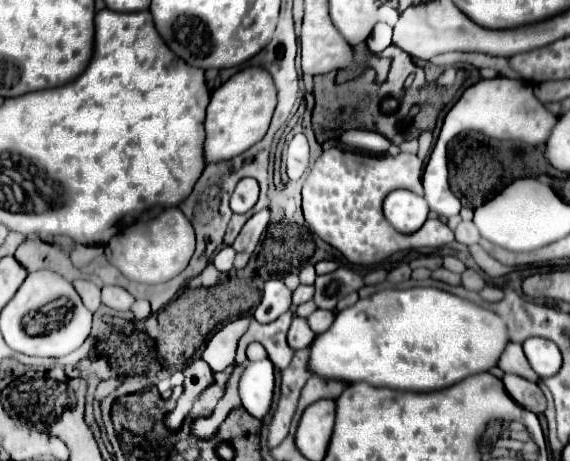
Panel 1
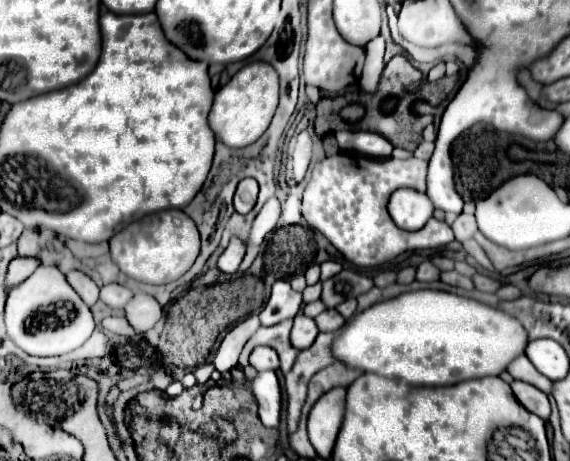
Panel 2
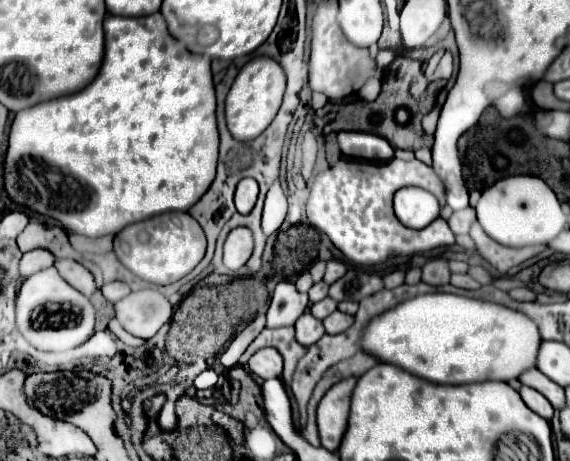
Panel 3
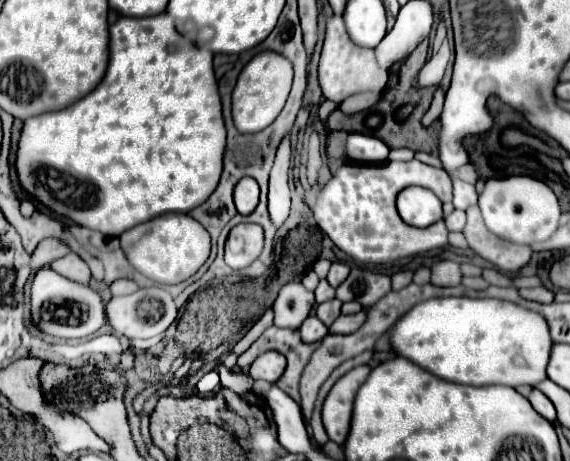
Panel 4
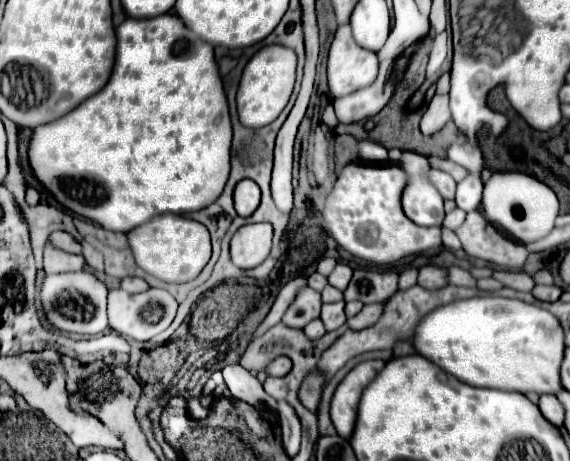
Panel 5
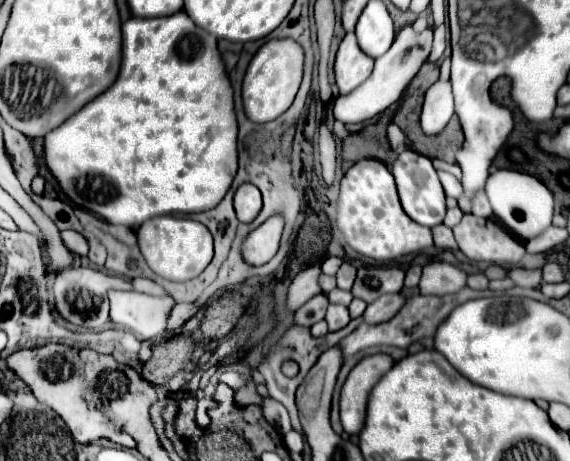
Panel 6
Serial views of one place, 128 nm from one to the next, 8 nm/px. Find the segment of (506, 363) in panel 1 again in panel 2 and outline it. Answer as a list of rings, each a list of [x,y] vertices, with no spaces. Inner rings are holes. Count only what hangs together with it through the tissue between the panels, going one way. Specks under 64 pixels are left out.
[[[520,356],[516,358],[510,366],[508,366],[508,372],[512,374],[514,380],[522,380],[522,382],[528,382],[532,386],[536,386],[538,390],[542,390],[544,394],[552,394],[552,380],[544,378],[544,374],[540,374],[532,362],[526,358],[526,356]]]

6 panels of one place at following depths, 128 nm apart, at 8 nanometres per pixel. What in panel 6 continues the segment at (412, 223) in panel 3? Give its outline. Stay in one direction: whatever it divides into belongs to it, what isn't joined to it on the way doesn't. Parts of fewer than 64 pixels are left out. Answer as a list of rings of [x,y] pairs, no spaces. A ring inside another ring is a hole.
[[[406,150],[402,152],[394,164],[392,164],[392,174],[396,178],[396,188],[398,188],[398,196],[402,202],[404,212],[418,224],[422,226],[436,226],[442,224],[444,216],[446,216],[446,202],[444,202],[444,188],[438,180],[438,174],[432,166],[432,160],[414,152],[414,150]]]

